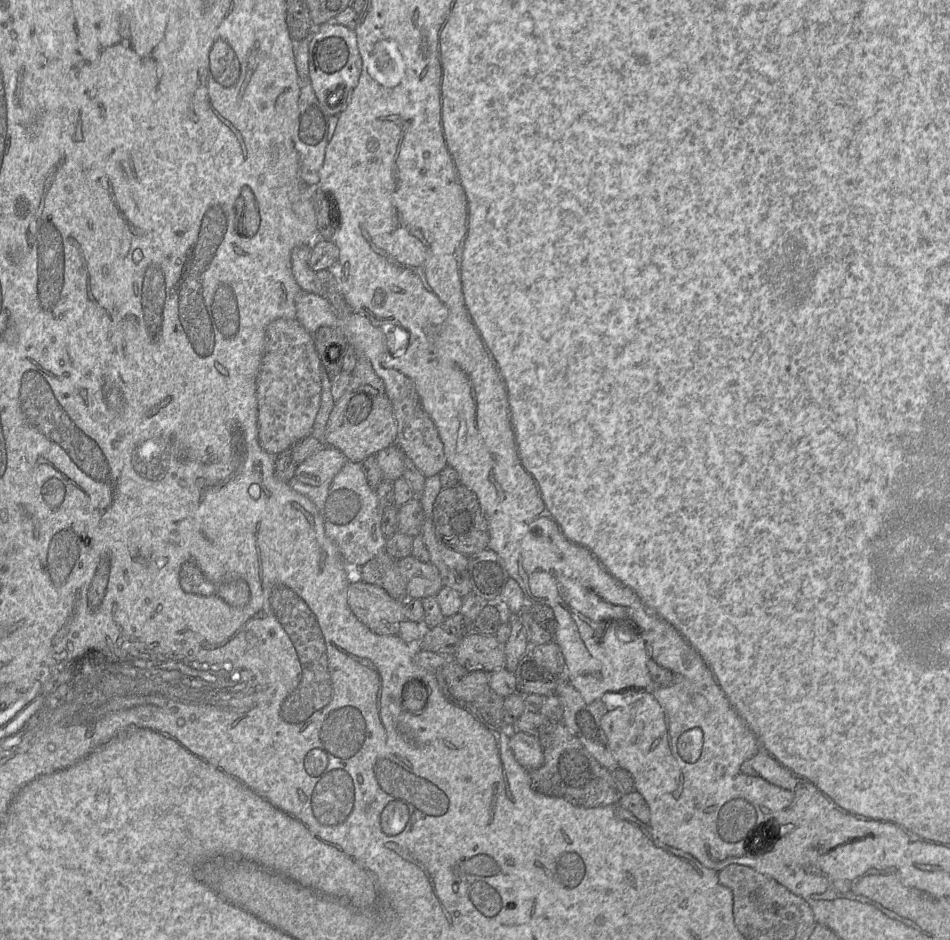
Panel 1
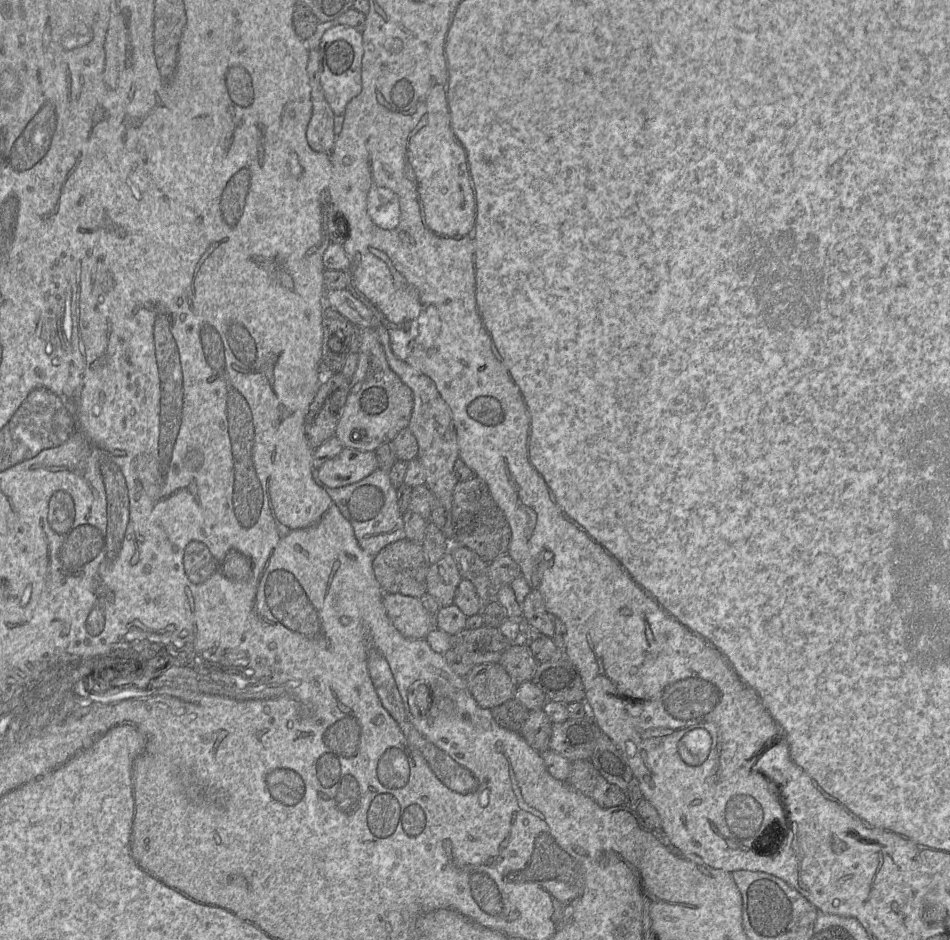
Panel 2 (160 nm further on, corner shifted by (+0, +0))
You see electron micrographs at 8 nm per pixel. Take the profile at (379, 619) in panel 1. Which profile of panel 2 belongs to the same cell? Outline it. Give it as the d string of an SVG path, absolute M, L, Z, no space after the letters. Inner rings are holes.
M384 593L383 605L394 627L406 638L425 639L436 628L434 614L428 613L419 598Z

